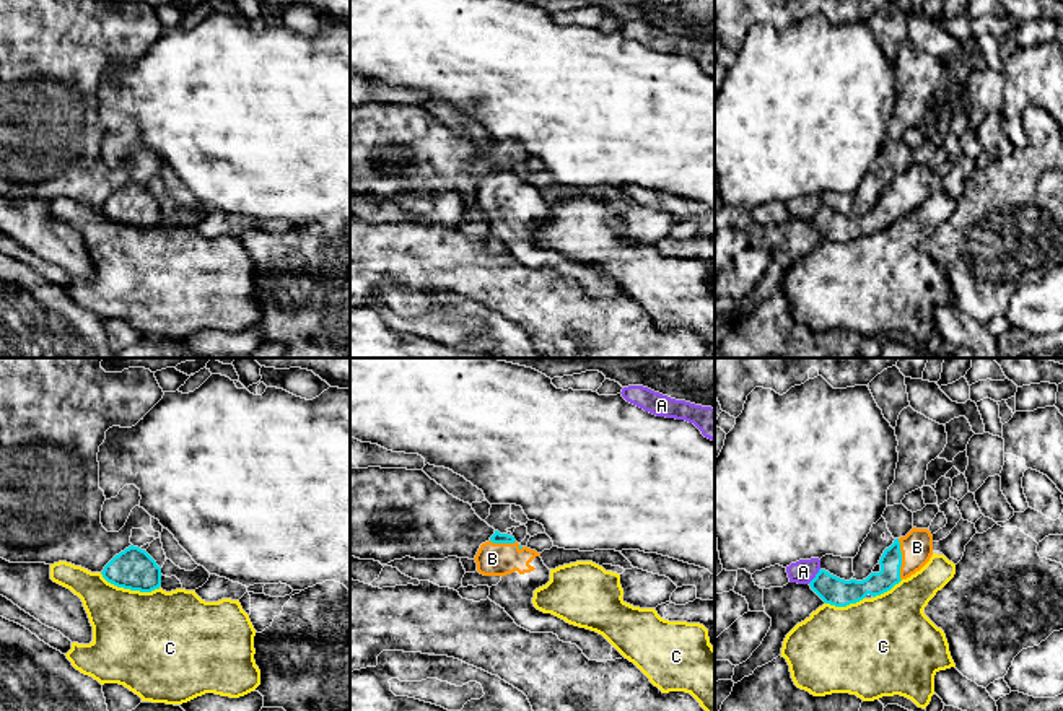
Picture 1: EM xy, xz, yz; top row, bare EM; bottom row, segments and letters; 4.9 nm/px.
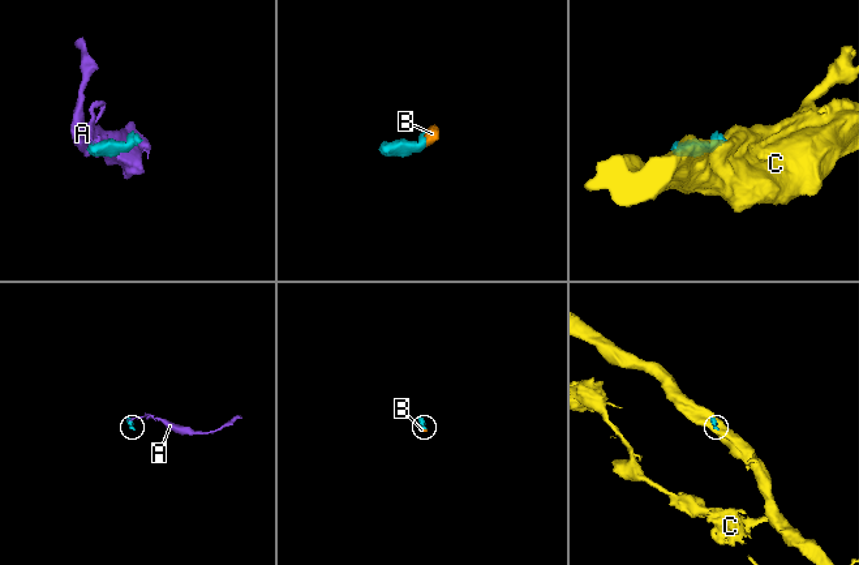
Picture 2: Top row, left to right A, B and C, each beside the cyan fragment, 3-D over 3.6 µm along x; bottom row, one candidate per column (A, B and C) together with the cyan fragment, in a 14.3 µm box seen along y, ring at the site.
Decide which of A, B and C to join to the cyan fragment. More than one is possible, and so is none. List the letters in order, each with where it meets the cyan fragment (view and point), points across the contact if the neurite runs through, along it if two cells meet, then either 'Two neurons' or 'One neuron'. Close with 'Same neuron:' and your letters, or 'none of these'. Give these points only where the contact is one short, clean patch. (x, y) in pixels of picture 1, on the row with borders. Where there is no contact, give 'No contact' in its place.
A: Touches cyan at yz (816, 576). Boundary: yz (819, 568), (808, 583). Two neurons
B: Touches cyan at yz (901, 560). Path across: yz (874, 584), (901, 560), (917, 547). One neuron
C: Touches cyan at xy (131, 589). Two neurons
Same neuron: B

